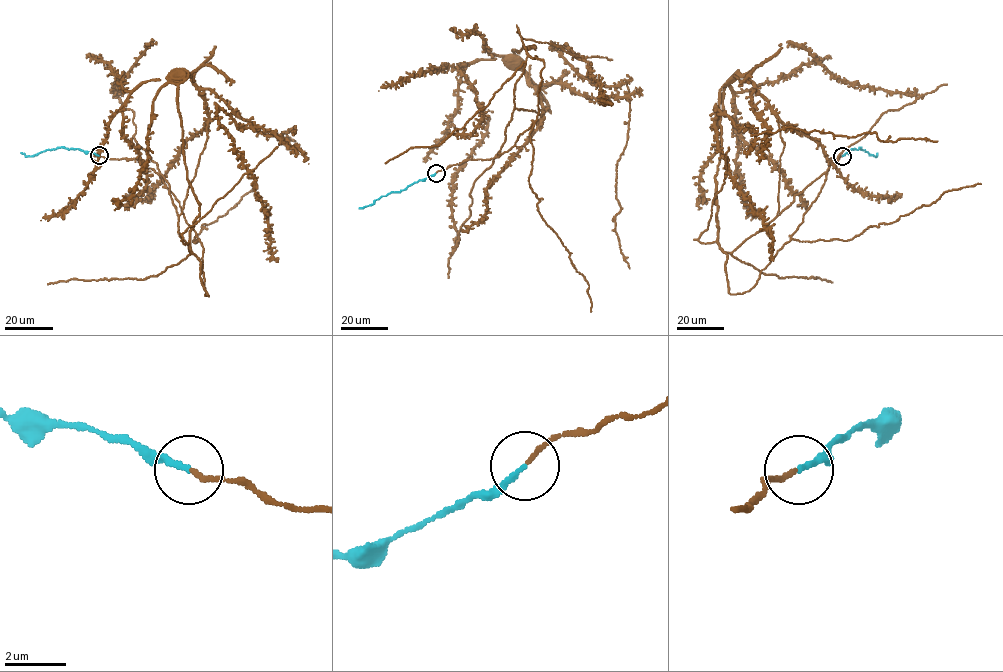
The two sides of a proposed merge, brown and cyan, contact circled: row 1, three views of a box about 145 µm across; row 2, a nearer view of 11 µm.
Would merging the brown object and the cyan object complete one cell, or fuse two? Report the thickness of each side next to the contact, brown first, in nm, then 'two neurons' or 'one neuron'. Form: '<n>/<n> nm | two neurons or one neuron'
140/170 nm | one neuron

